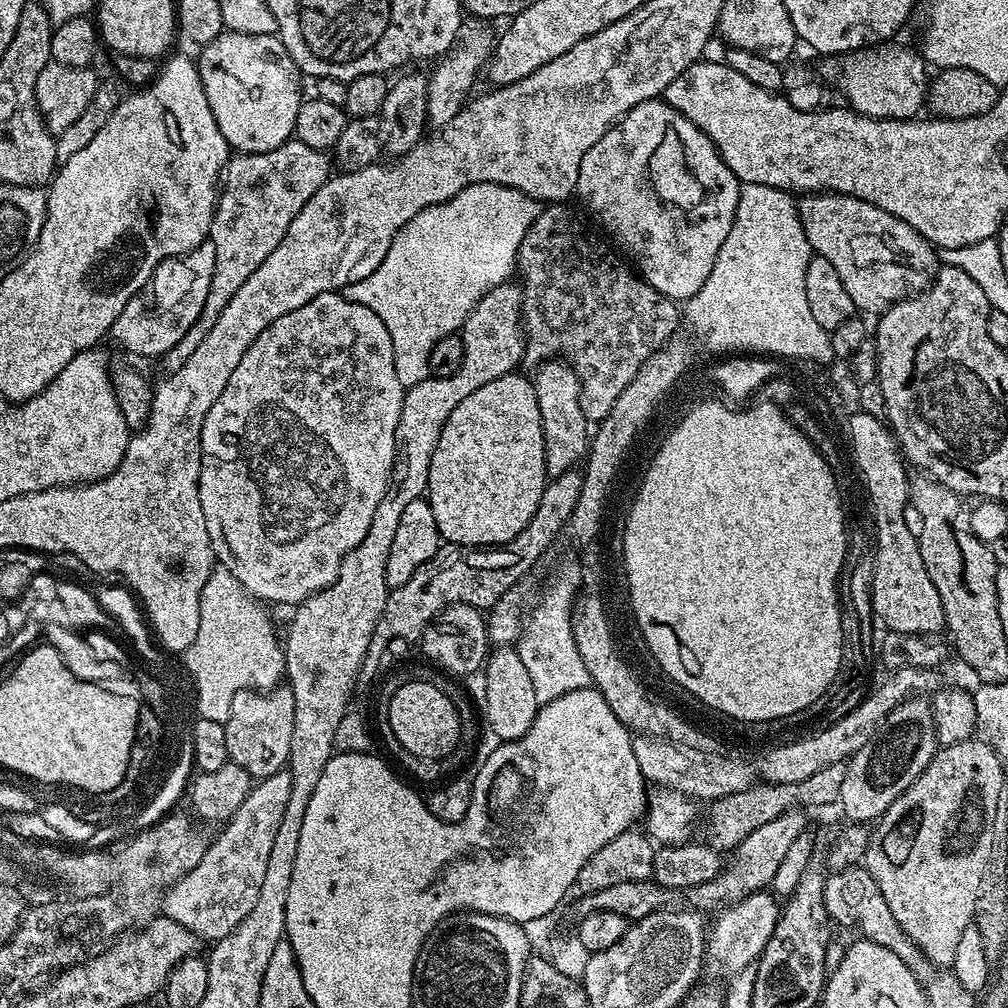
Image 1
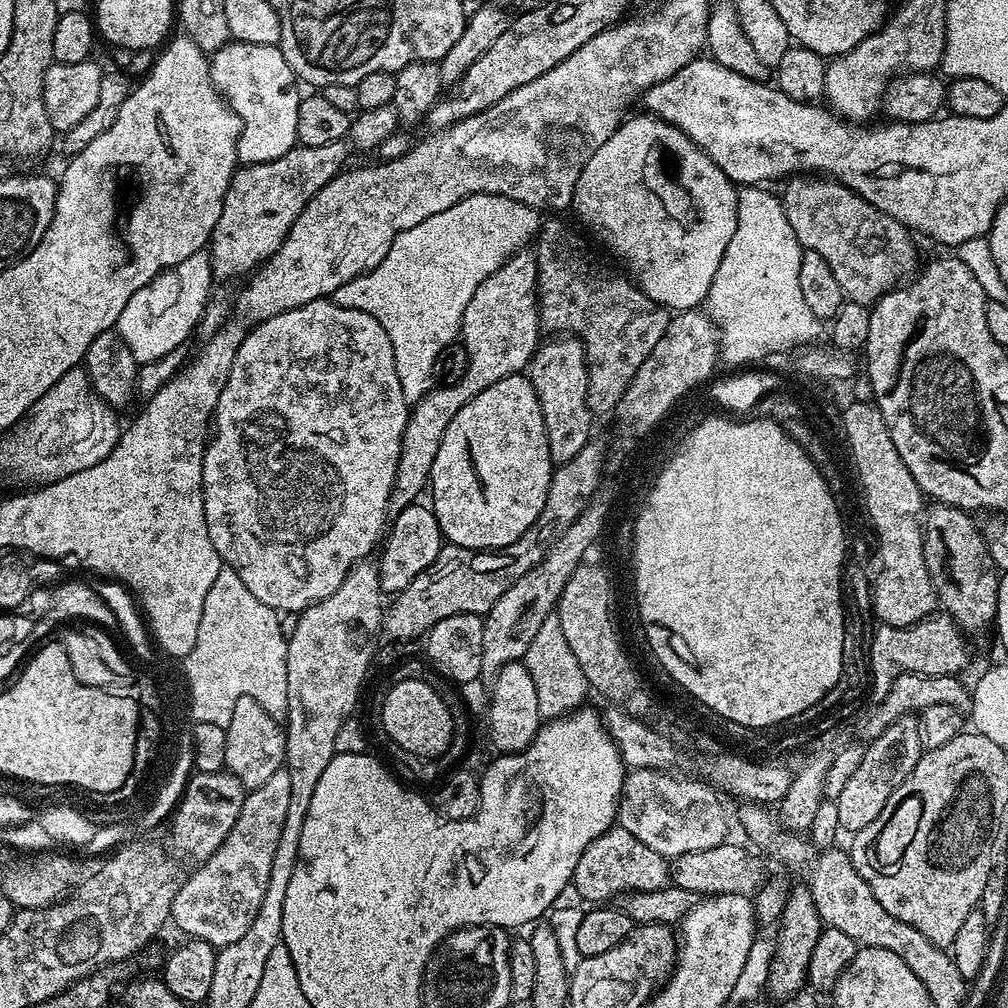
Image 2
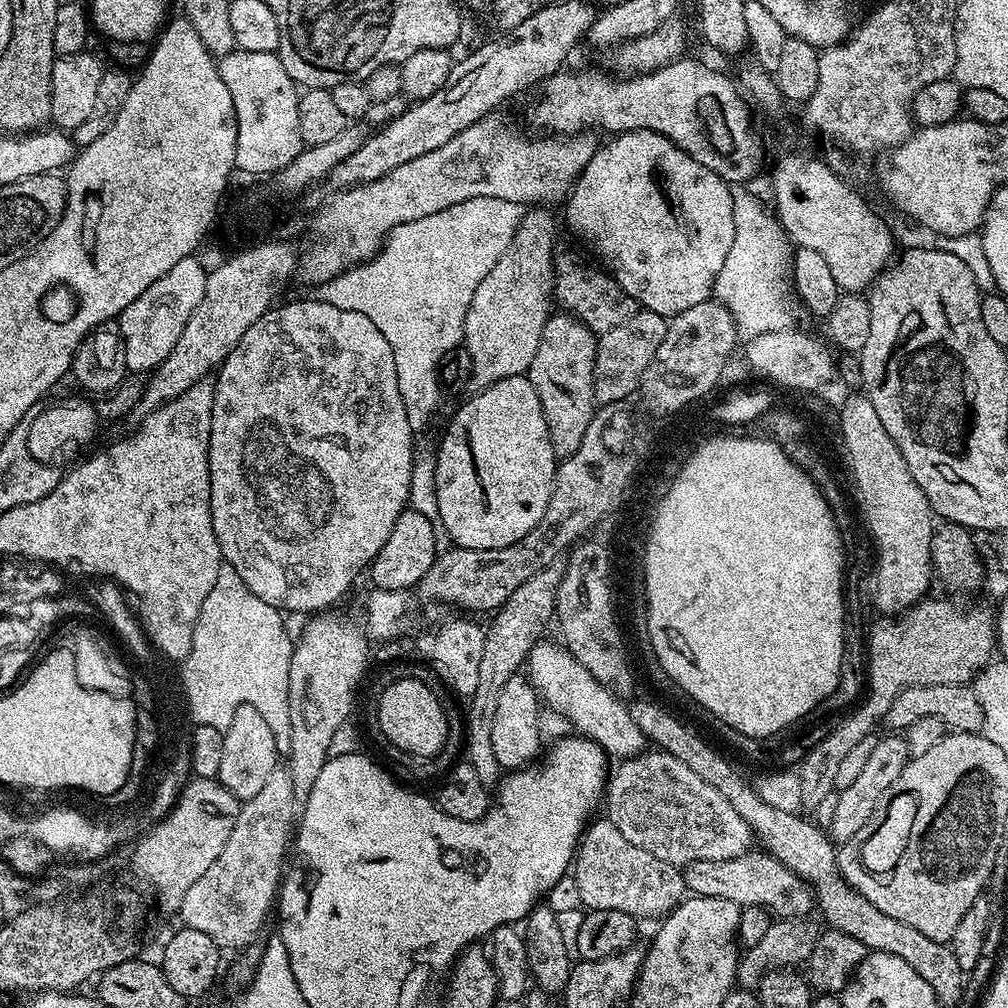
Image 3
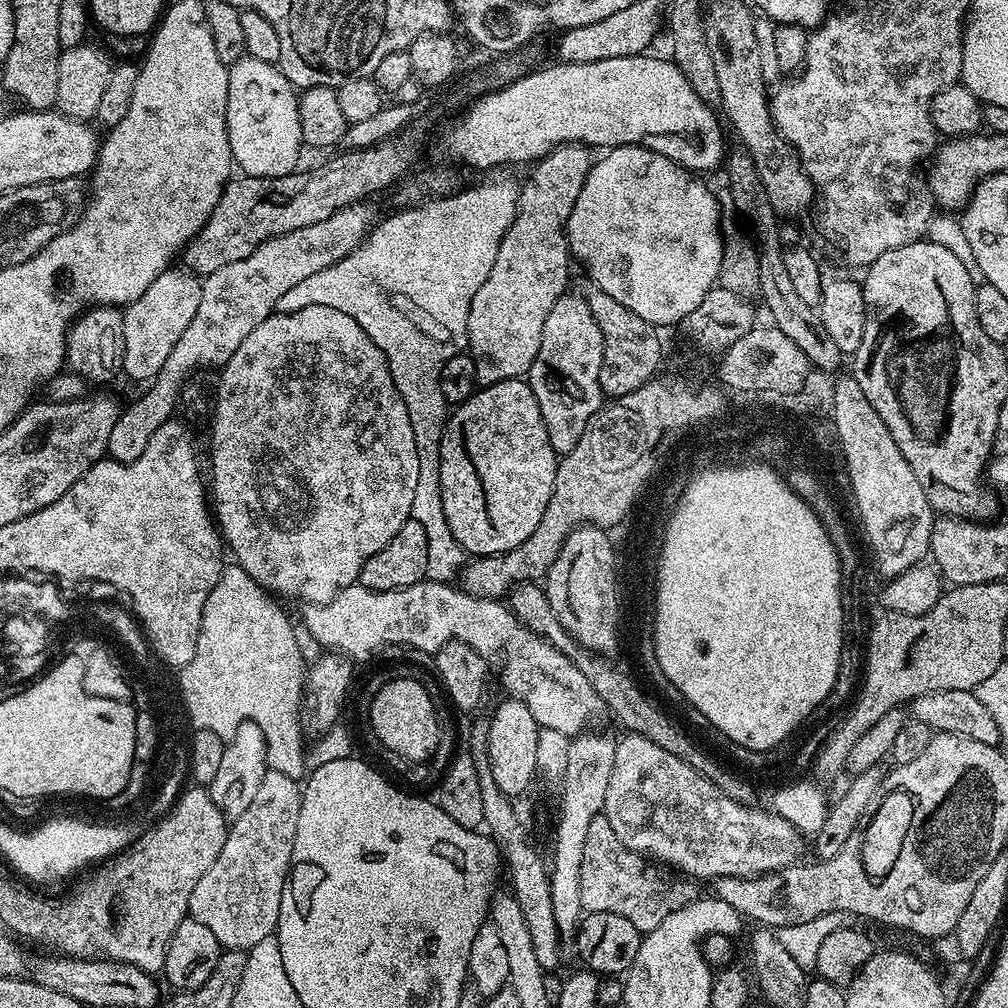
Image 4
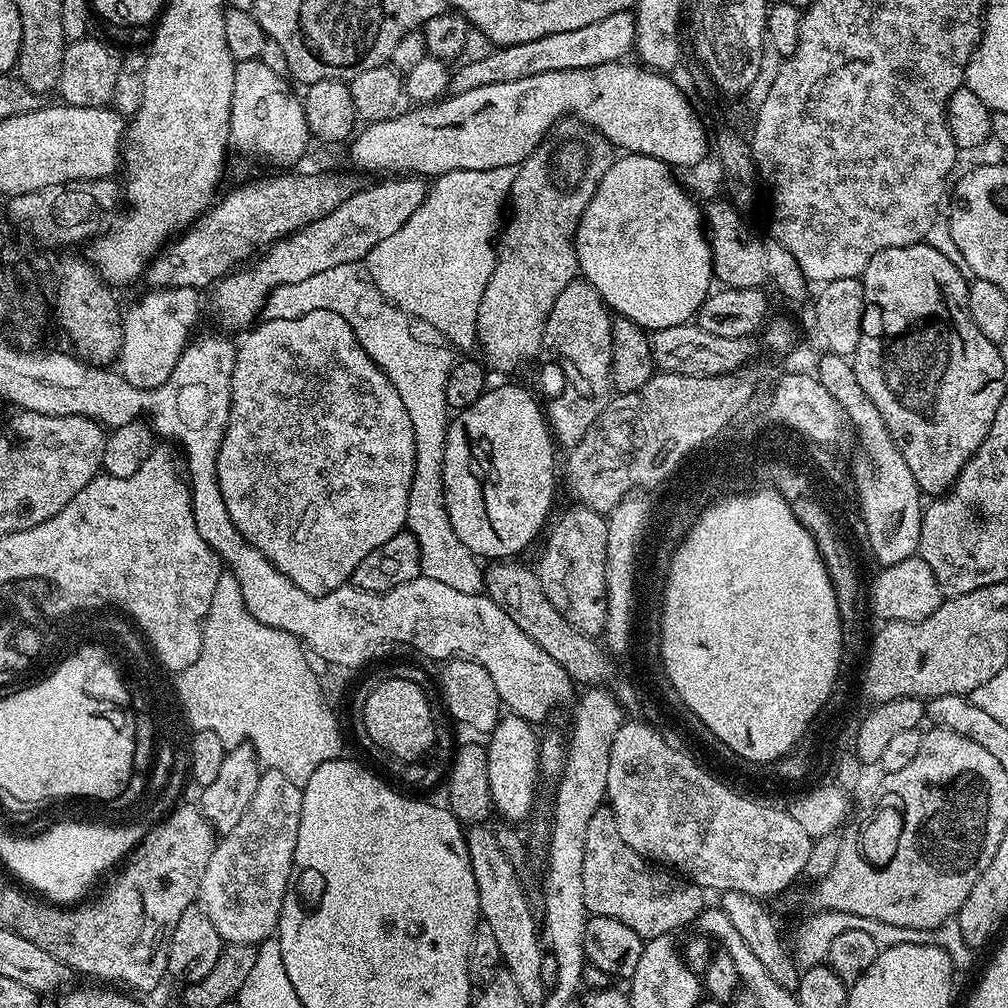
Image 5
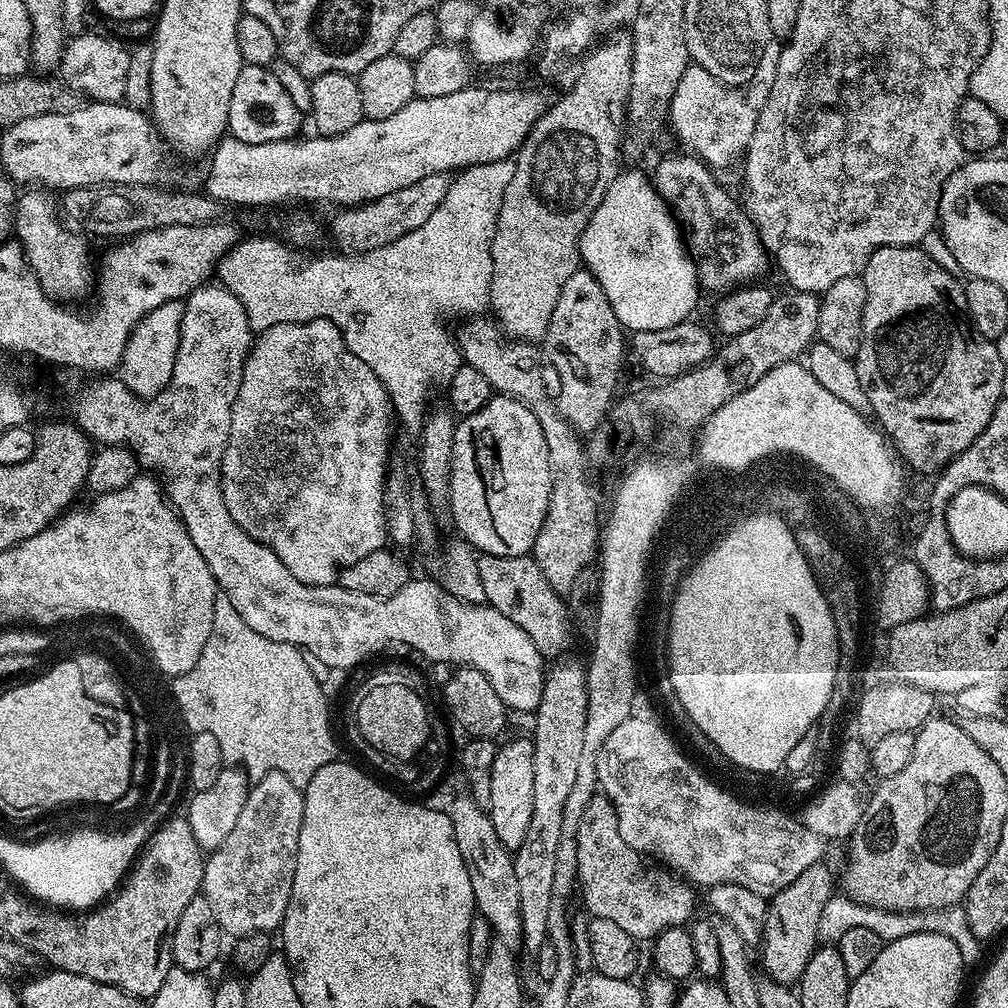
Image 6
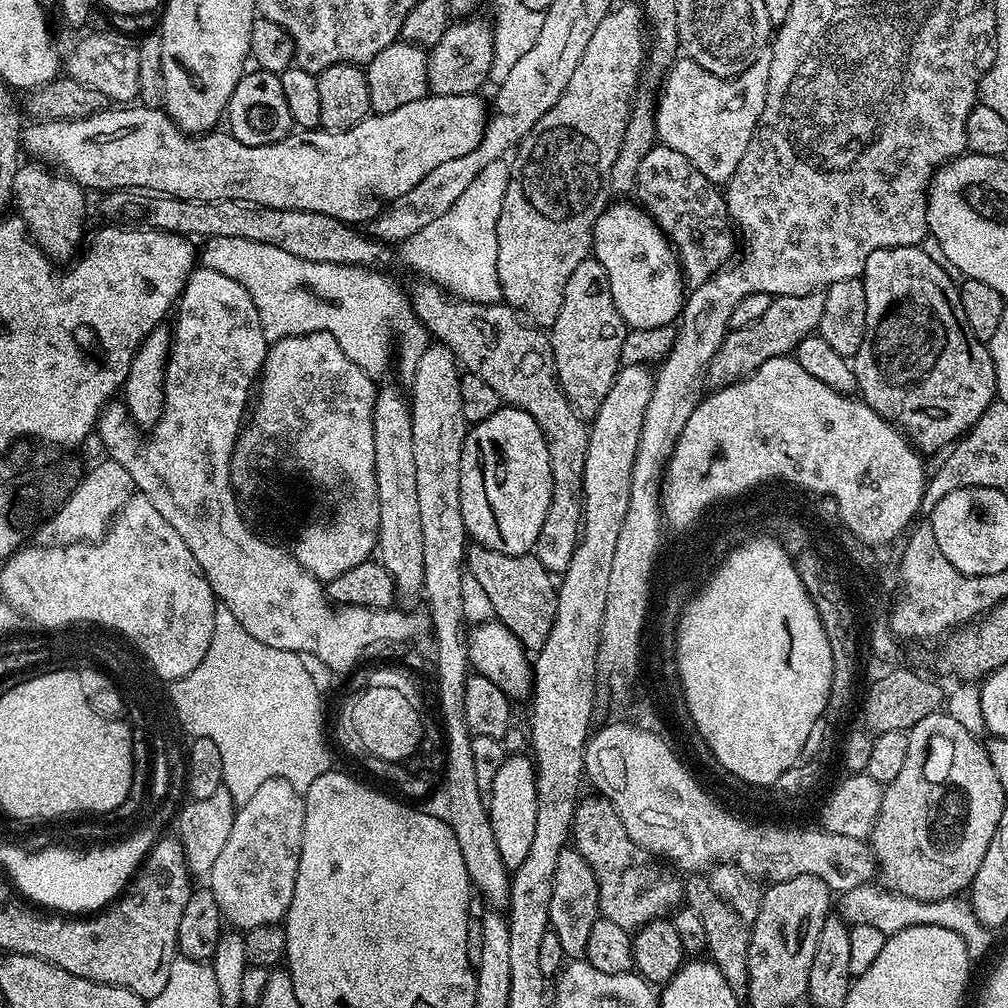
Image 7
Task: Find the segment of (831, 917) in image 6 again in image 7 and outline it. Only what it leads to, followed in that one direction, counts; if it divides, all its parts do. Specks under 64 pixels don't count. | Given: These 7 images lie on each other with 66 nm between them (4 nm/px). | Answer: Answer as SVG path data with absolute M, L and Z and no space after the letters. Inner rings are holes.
M869 882L854 890L839 893L838 908L839 904L838 915L846 925L874 926L877 930L882 930L885 938L898 934L898 930L906 930L910 926L946 926L946 930L954 930L954 934L964 939L968 956L973 962L980 962L992 948L993 929L981 922L978 914L974 914L971 899L963 895L941 900L919 900L890 892L883 886Z

